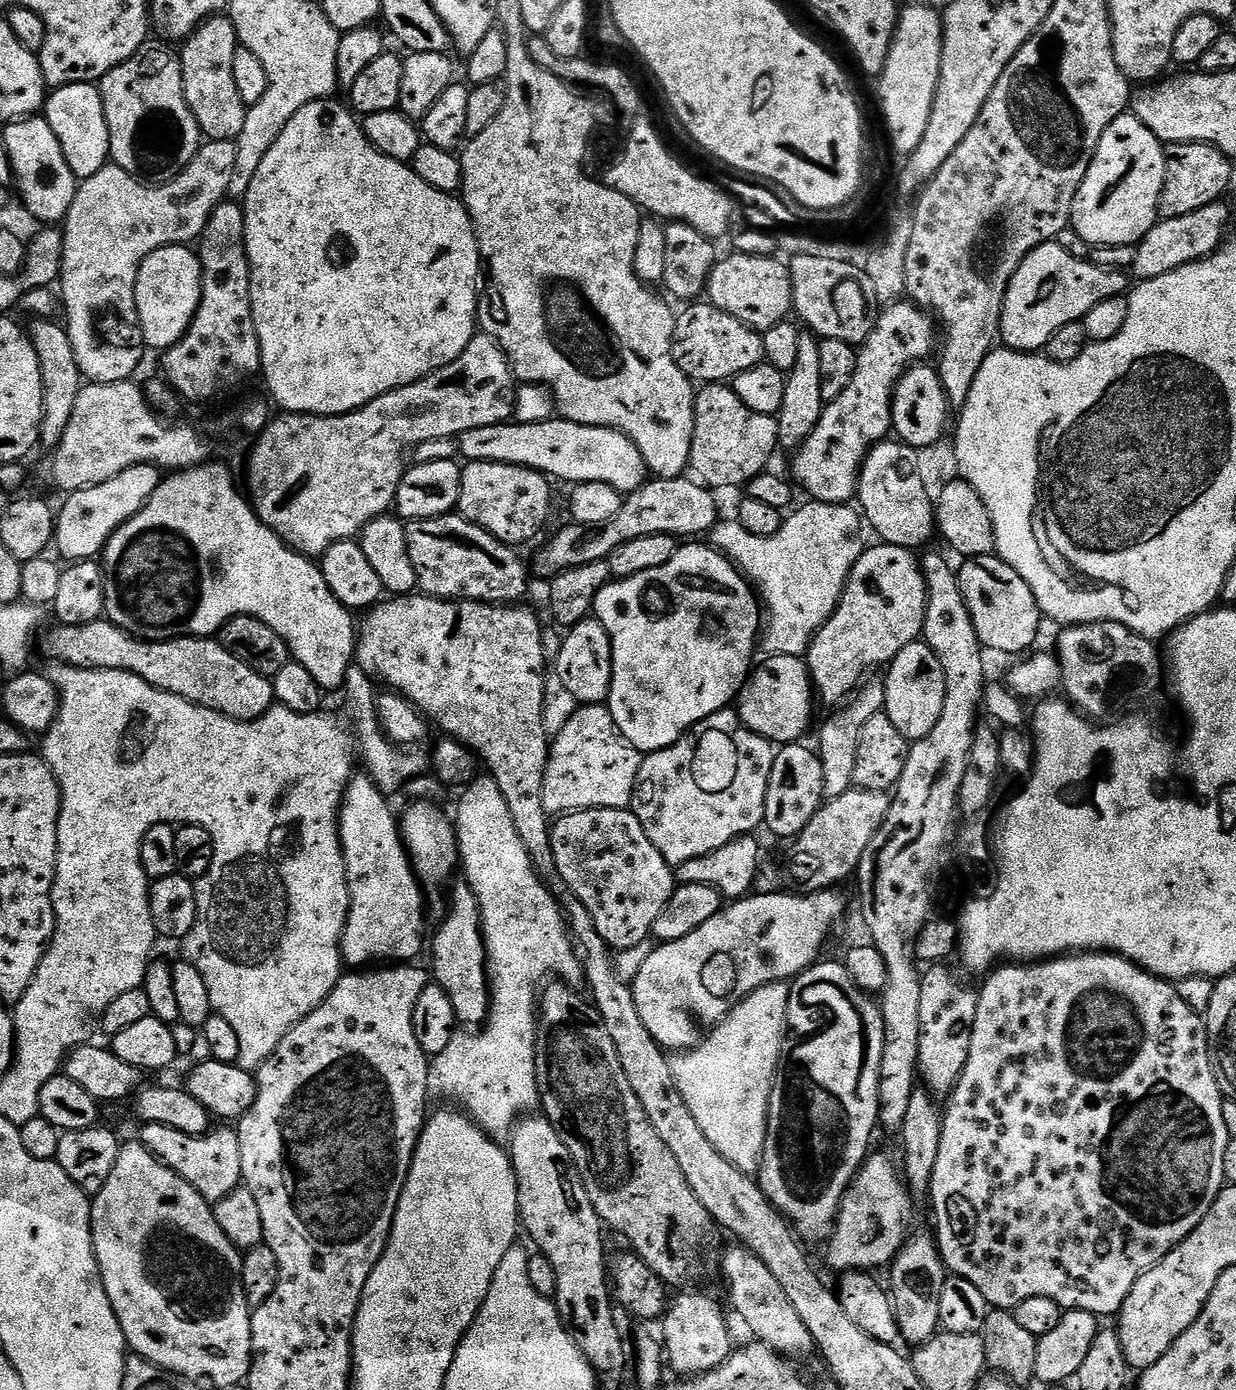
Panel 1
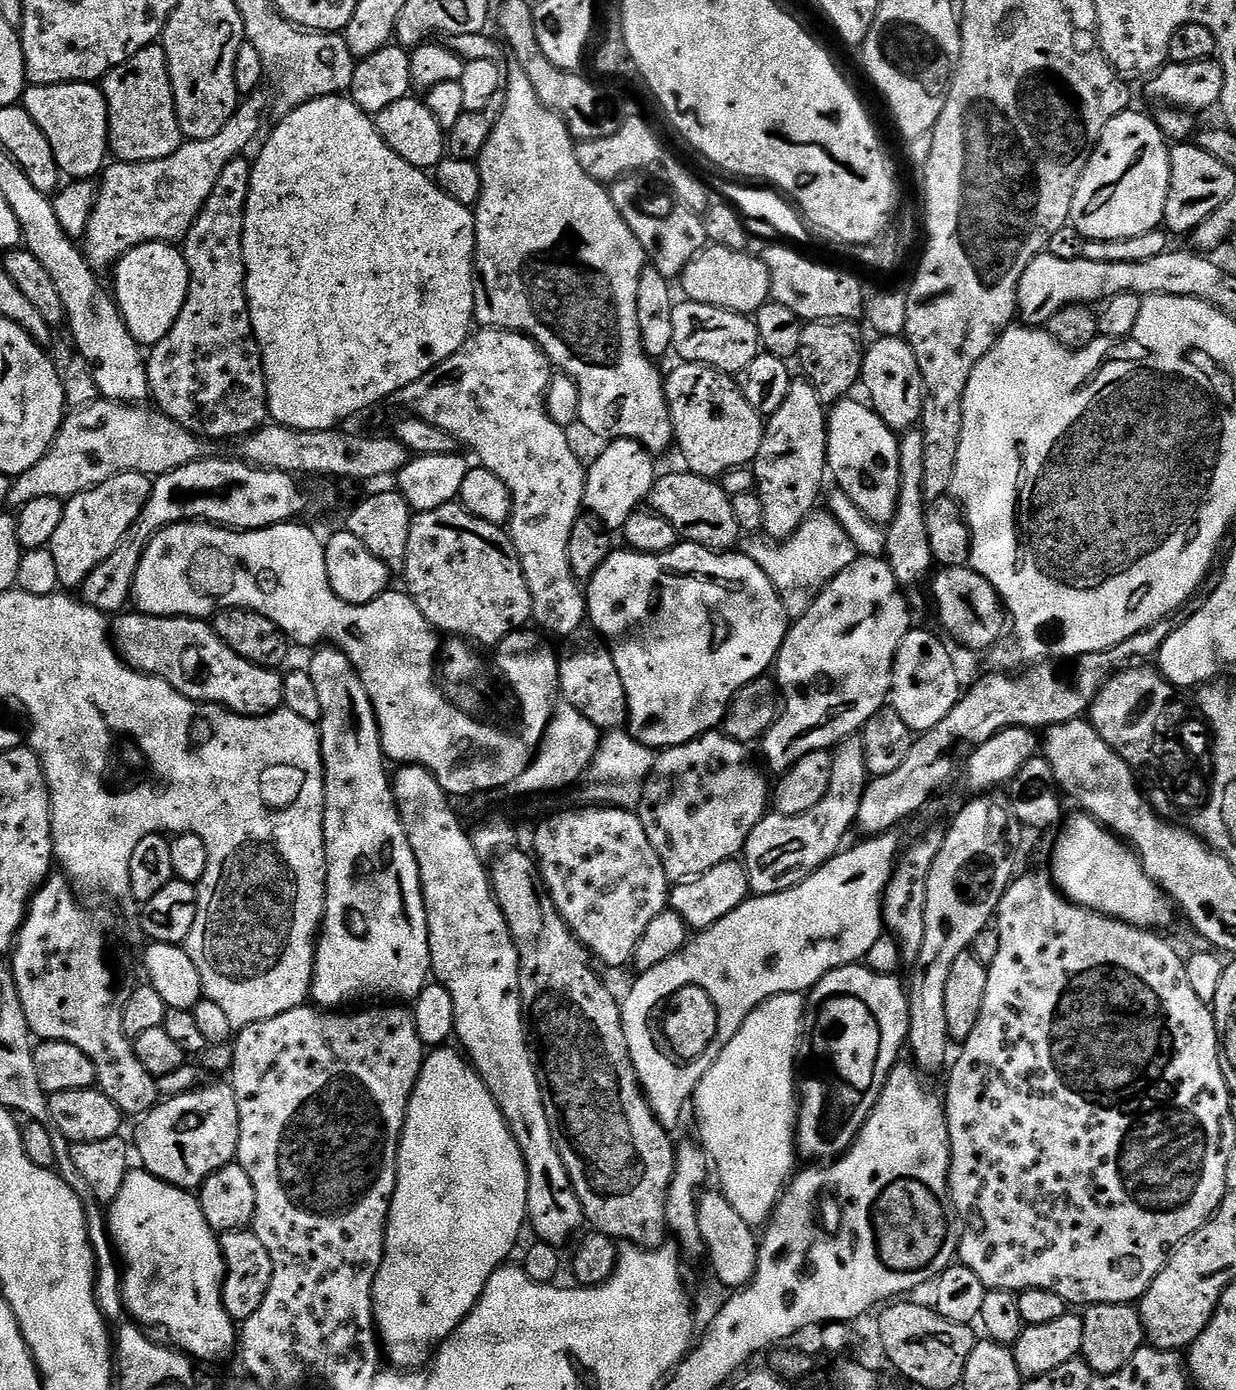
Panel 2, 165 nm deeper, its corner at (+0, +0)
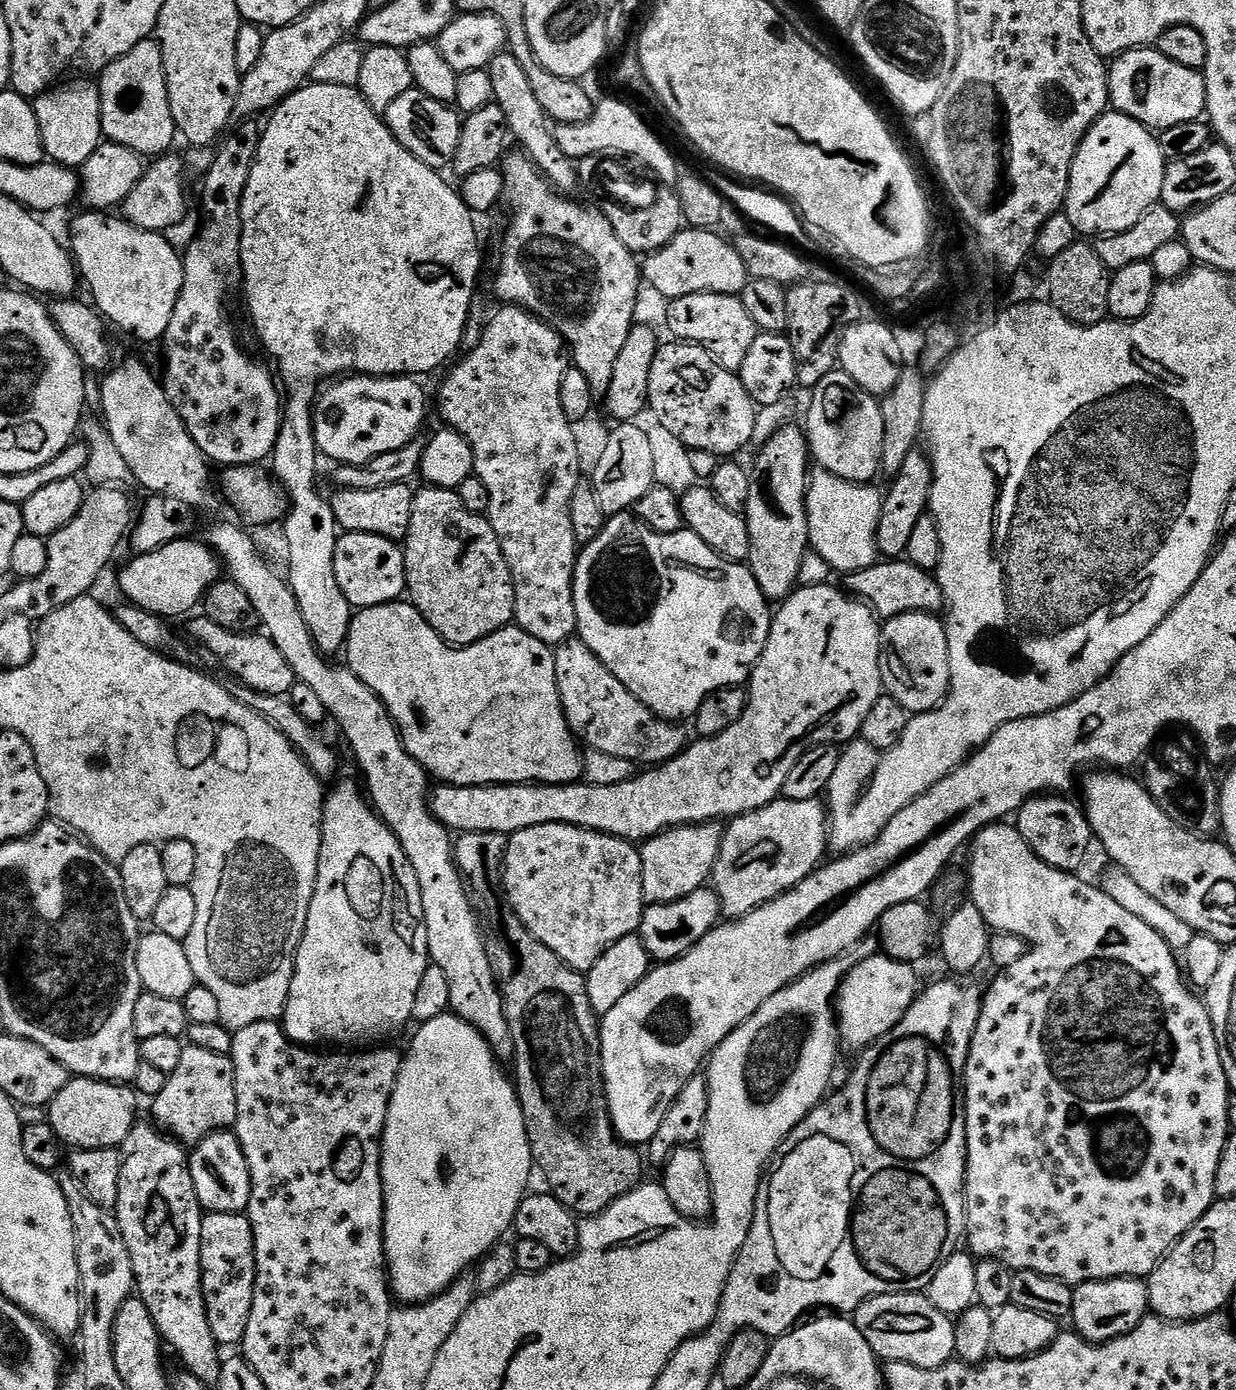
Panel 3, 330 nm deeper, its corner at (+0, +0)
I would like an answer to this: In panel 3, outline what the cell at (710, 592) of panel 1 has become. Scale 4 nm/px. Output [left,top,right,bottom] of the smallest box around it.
[572,514,773,722]

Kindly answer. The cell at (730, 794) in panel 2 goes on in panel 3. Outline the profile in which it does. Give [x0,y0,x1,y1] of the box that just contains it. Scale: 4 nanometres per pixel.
[639,823,724,905]

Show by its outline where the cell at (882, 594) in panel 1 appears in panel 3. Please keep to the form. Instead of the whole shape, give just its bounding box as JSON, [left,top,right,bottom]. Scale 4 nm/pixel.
[431,582,885,842]

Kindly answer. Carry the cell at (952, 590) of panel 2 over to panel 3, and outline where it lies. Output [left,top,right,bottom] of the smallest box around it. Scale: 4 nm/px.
[846,558,945,621]

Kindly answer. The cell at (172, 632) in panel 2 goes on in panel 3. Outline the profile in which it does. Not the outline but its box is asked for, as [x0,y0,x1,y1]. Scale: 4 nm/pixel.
[192,614,298,697]

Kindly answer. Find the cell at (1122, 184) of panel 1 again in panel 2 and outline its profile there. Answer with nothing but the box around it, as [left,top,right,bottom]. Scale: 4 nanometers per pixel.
[1070,110,1170,240]

